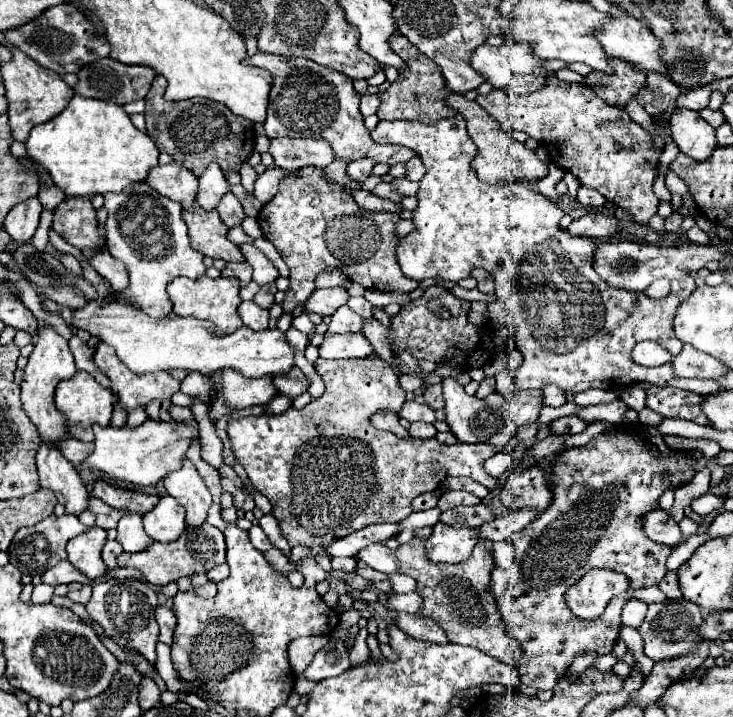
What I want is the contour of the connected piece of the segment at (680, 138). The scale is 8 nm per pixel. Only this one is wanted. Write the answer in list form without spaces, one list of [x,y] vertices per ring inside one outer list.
[[[675,110],[671,116],[671,138],[677,148],[693,160],[707,160],[717,148],[715,128],[693,110]]]

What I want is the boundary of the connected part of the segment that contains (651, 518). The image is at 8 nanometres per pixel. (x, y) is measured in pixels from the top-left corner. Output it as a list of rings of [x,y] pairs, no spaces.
[[[661,508],[649,512],[643,516],[643,524],[645,524],[645,532],[653,542],[659,544],[667,544],[667,546],[677,546],[683,536],[679,530],[679,524]]]

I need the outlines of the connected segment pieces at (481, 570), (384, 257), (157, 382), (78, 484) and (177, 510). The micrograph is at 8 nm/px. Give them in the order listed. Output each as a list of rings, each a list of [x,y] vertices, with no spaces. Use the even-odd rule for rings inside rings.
[[[413,538],[407,544],[401,544],[395,550],[399,570],[417,582],[417,594],[423,600],[423,606],[419,610],[419,616],[435,620],[447,634],[447,638],[455,644],[473,646],[495,660],[517,666],[523,650],[519,642],[509,634],[507,624],[503,622],[503,612],[497,606],[493,594],[491,594],[491,570],[493,570],[493,544],[489,540],[479,540],[473,548],[473,554],[469,560],[459,564],[435,564],[425,556],[425,542],[419,538]]]
[[[307,166],[303,168],[297,176],[285,176],[279,182],[279,192],[275,194],[273,200],[269,200],[259,216],[257,222],[263,230],[263,236],[281,252],[281,258],[289,266],[291,274],[291,288],[285,292],[283,300],[283,310],[293,312],[293,308],[303,306],[305,300],[311,296],[315,290],[315,276],[323,270],[341,270],[349,280],[361,284],[363,288],[369,290],[381,290],[381,292],[402,292],[410,293],[419,286],[419,282],[407,278],[397,262],[397,238],[389,238],[389,230],[395,230],[399,222],[399,214],[393,212],[369,212],[357,206],[357,202],[351,196],[351,190],[341,186],[341,184],[331,184],[323,176],[323,168],[317,166]]]
[[[101,342],[95,350],[95,364],[107,372],[111,378],[111,388],[119,394],[127,412],[131,412],[135,406],[145,406],[149,400],[167,400],[179,392],[179,380],[175,380],[169,372],[135,374],[105,342]]]
[[[41,444],[39,452],[37,452],[37,472],[39,472],[41,488],[49,488],[55,492],[59,504],[65,506],[65,514],[79,516],[81,512],[85,512],[89,508],[89,494],[87,494],[87,488],[85,488],[79,472],[73,468],[73,464],[59,450]]]
[[[161,496],[157,506],[143,514],[143,526],[149,538],[171,542],[185,530],[185,508],[173,496]]]

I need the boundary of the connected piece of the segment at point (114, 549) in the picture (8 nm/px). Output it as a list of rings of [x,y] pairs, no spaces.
[[[109,540],[109,542],[105,544],[105,548],[103,548],[103,560],[105,560],[105,564],[107,564],[109,568],[119,568],[119,566],[117,566],[119,554],[123,554],[121,544],[115,542],[115,540]]]

